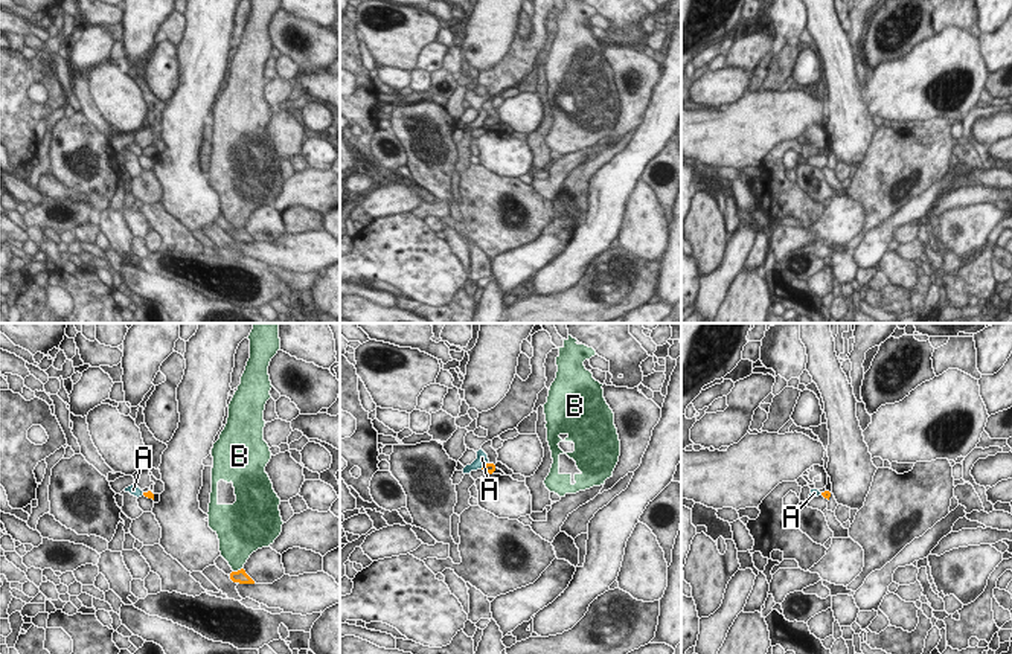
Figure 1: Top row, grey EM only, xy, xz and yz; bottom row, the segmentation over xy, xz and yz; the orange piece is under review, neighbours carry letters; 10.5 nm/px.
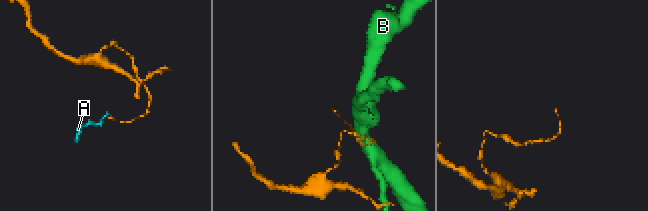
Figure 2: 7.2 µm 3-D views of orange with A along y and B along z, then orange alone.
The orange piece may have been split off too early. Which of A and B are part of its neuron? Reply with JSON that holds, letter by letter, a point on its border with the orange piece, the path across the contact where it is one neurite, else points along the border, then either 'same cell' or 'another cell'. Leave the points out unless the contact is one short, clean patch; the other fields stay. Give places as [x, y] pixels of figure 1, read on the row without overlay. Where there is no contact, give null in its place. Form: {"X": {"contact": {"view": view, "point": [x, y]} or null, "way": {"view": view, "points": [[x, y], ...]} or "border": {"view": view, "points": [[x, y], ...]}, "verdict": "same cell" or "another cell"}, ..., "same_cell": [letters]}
{"A": {"contact": {"view": "xz", "point": [485, 124]}, "border": {"view": "xz", "points": [[486, 121], [480, 127]]}, "verdict": "another cell"}, "B": {"contact": {"view": "xy", "point": [238, 229]}, "border": {"view": "xy", "points": [[243, 226], [233, 230]]}, "verdict": "another cell"}, "same_cell": []}

